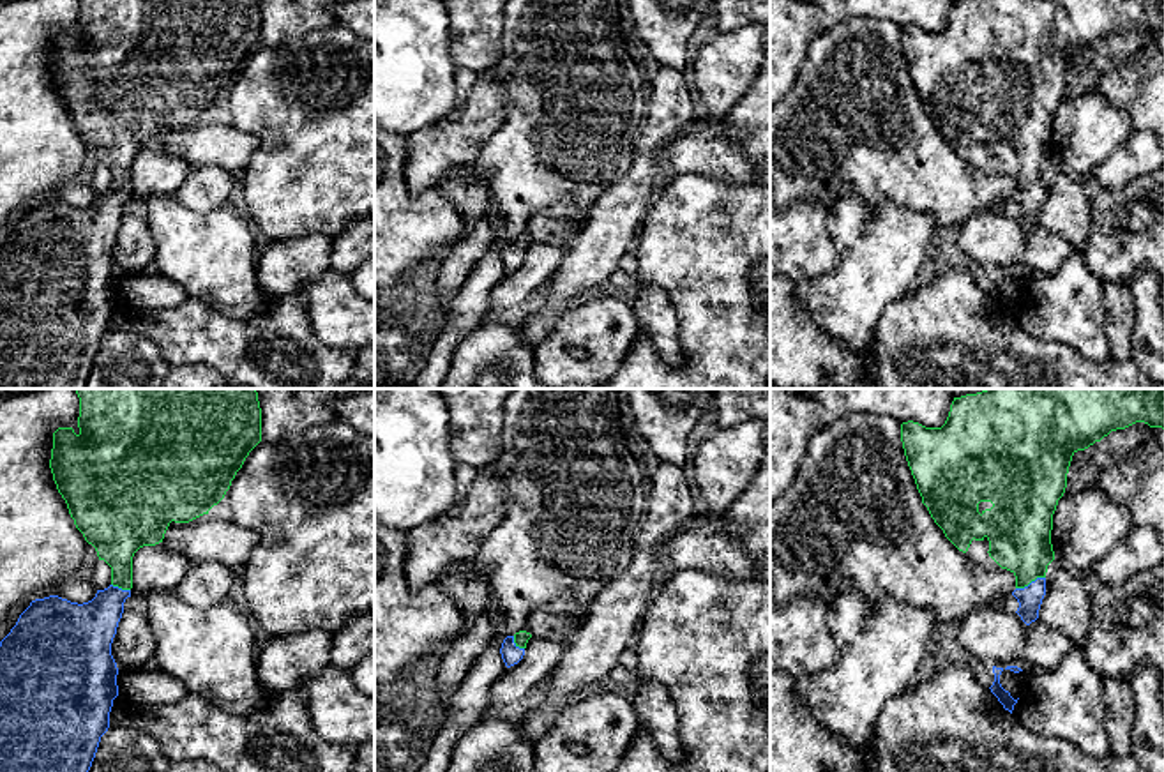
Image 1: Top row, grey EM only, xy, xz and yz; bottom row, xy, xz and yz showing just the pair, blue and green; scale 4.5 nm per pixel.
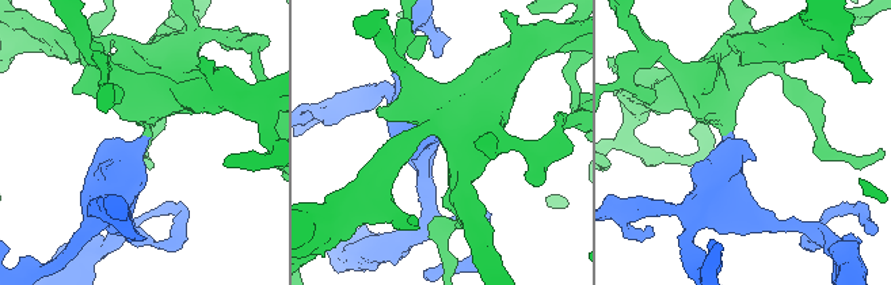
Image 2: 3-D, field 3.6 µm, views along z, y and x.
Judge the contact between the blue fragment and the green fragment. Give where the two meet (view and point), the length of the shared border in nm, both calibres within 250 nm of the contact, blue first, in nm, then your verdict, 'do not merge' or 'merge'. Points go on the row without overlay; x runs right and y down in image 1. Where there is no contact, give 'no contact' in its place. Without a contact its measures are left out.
meets blue in yz at (1032, 186); contact 150 nm long; 110 nm thick on the blue side, 300 nm on the other; merge

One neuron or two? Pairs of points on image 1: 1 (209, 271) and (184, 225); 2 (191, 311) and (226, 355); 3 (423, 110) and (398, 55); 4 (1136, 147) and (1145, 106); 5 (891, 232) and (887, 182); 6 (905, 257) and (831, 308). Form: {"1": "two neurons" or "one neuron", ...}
{"1": "one neuron", "2": "one neuron", "3": "one neuron", "4": "two neurons", "5": "two neurons", "6": "one neuron"}

